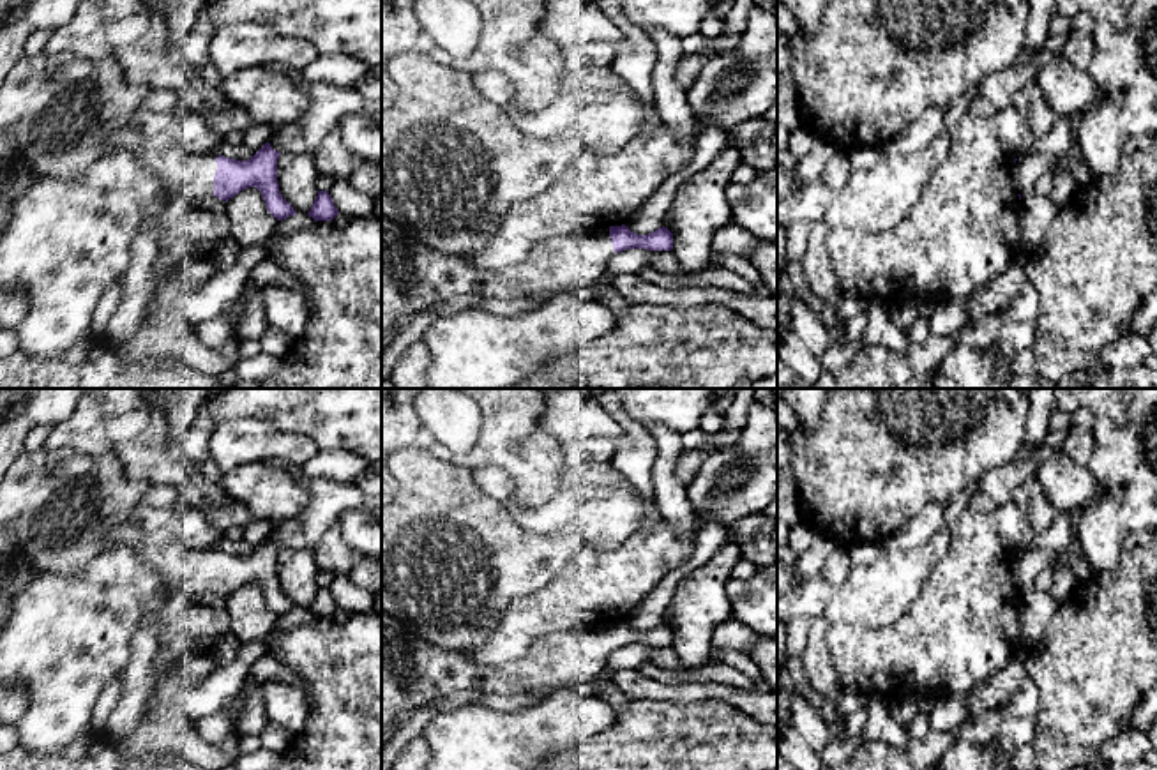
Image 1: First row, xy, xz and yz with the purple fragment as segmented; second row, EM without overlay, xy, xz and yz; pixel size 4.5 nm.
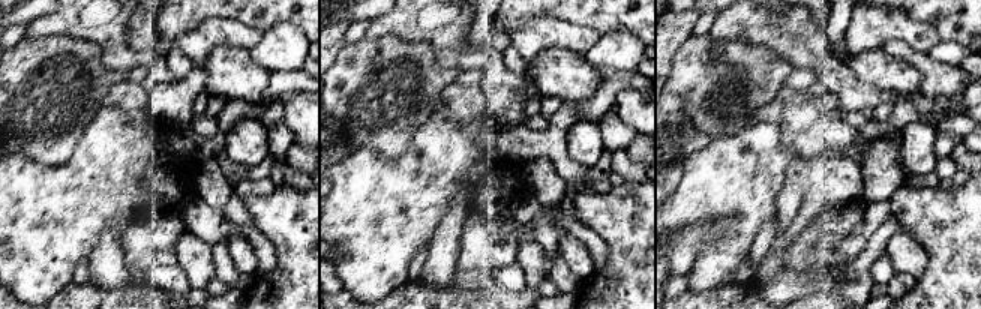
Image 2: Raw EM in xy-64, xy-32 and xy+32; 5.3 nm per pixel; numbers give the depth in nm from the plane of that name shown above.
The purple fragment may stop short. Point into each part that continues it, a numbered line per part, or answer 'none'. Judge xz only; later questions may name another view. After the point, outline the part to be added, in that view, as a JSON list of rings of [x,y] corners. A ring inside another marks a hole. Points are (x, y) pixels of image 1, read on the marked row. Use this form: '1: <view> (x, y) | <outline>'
1: xz (414, 278) | [[[382,215],[382,350],[389,344],[389,332],[397,321],[458,295],[509,300],[533,295],[551,297],[601,286],[606,263],[615,254],[609,228],[581,230],[533,245],[518,265],[486,270],[466,256],[449,256],[412,240],[394,221]]]

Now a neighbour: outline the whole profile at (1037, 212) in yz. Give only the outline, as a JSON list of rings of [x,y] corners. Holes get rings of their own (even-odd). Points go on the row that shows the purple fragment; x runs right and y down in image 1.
[[[1035,192],[1030,198],[1021,198],[1021,237],[1016,244],[1021,254],[1028,254],[1042,244],[1046,231],[1056,217],[1058,210],[1060,207],[1047,194]]]

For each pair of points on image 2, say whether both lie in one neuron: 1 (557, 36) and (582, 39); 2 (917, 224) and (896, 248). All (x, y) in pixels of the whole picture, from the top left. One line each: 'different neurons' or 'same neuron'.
1: same neuron
2: different neurons

